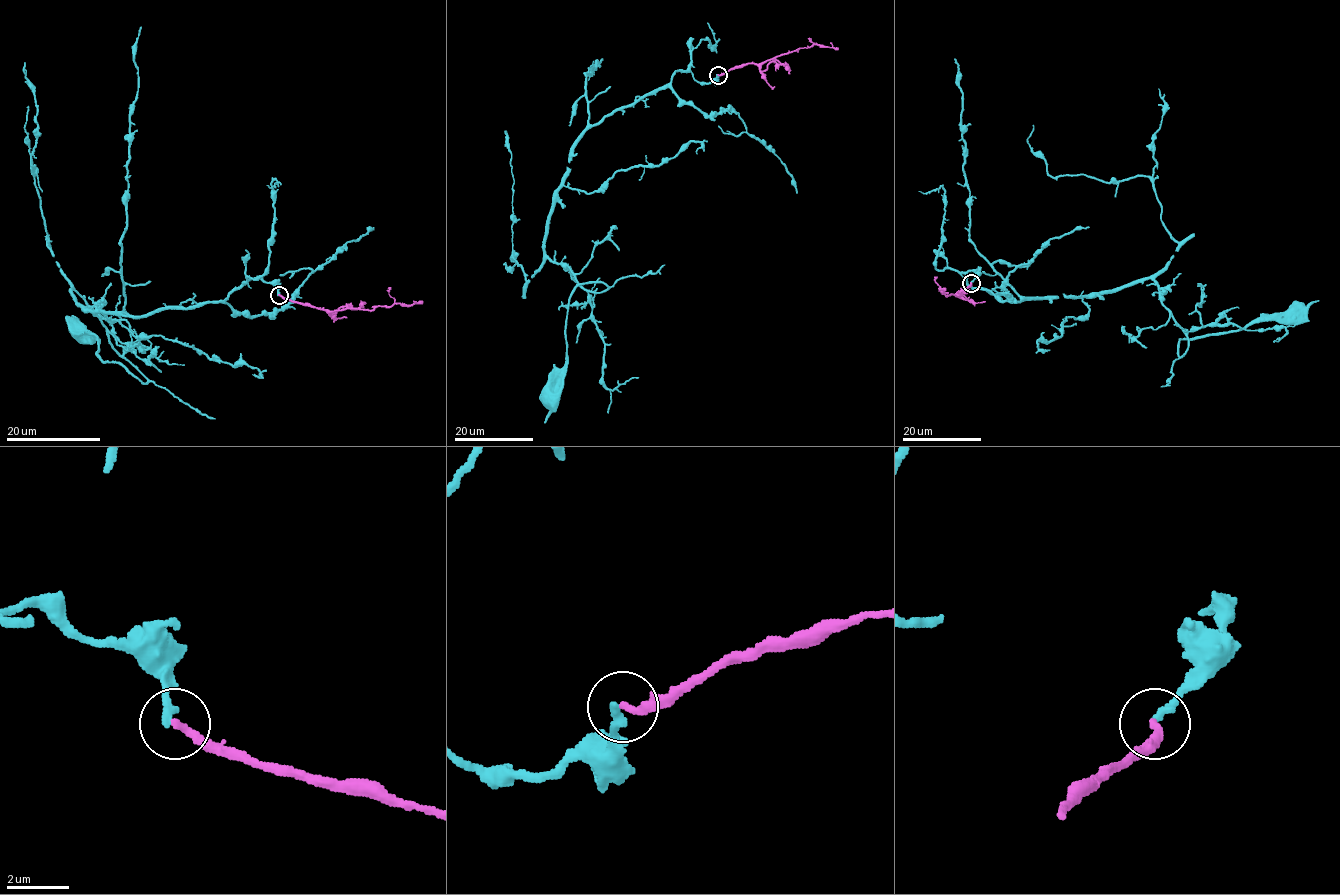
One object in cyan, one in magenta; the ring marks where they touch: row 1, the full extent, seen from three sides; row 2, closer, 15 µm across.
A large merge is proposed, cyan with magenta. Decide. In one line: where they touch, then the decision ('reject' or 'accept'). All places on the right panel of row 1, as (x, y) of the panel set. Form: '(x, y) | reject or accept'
(971, 283) | reject

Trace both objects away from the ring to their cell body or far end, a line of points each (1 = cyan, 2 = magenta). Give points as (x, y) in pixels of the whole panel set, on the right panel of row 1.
1: (971, 283), (979, 268), (973, 288), (1028, 300), (1149, 279), (1185, 332), (1182, 356), (1180, 340), (1295, 316)
2: (971, 283), (959, 296), (946, 295), (940, 290), (945, 289)

